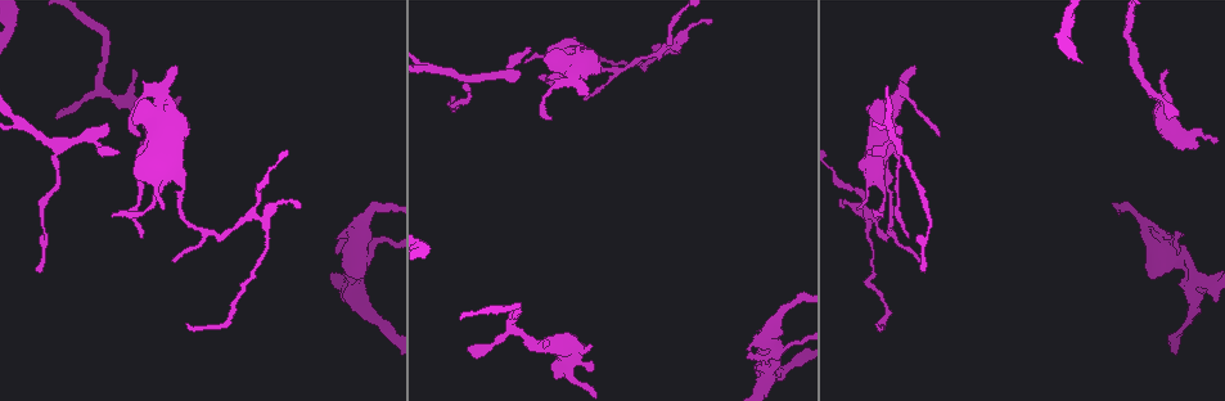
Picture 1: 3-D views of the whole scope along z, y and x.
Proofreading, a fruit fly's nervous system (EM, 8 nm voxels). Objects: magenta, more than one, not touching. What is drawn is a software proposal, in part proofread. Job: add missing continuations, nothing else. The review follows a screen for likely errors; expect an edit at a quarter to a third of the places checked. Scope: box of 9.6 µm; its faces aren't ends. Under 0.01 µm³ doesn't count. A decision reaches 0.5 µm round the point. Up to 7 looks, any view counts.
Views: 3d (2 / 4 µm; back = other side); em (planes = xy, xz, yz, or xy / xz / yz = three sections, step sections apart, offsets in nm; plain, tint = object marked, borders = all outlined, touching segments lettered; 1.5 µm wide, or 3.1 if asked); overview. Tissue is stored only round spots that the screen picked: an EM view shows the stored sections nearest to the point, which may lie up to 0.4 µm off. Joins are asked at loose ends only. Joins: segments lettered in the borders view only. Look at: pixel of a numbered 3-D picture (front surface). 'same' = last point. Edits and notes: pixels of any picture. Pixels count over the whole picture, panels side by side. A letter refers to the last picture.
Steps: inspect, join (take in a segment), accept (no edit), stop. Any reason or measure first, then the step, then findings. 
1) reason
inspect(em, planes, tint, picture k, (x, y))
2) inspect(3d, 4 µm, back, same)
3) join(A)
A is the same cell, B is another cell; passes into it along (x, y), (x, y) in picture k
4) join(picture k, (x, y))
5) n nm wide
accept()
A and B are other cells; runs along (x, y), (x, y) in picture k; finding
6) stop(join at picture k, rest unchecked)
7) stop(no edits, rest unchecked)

free end
inspect(em, planes, plain, picture 1, (1196, 146))

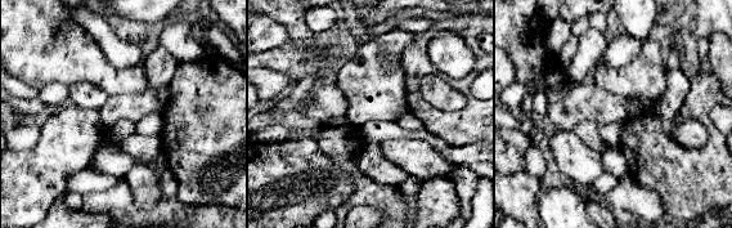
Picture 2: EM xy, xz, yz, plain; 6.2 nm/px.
inspect(em, planes, borders, same)

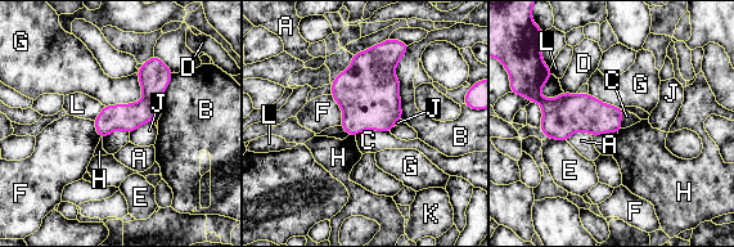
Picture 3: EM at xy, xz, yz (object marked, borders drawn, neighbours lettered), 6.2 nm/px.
accept()
A, B, C, D, E, F, G, H, J, K and L are other cells; border along (390, 131), (361, 130), (355, 135) in picture 3; no lettered segment goes on from it

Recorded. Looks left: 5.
free end
inspect(em, xz, step 4, borders, picture 1, (138, 135))

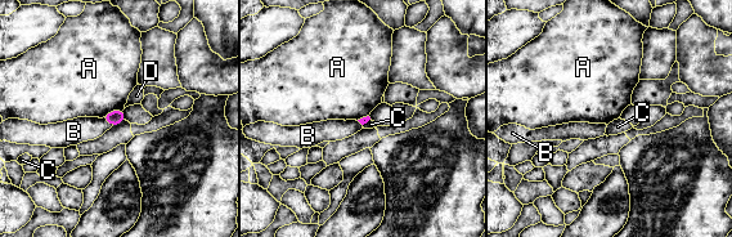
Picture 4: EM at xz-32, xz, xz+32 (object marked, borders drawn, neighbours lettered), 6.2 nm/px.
inspect(em, planes, borders, same)

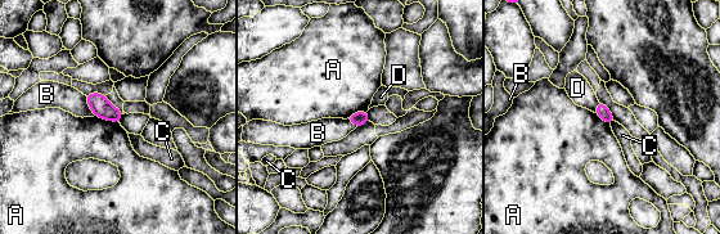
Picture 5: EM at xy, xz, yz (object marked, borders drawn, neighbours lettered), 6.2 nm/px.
accept()
A, B, C and D are other cells; border along (94, 115), (118, 124) in picture 5; no lettered segment goes on from it

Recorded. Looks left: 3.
branch stops here
inspect(3d, 4 µm, picture 1, (545, 345))

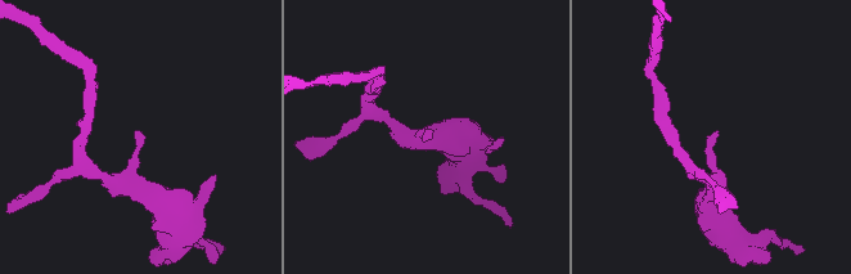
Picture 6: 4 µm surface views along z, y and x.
need the tissue
inspect(em, xy, step 4, borders, picture 6, (135, 132))

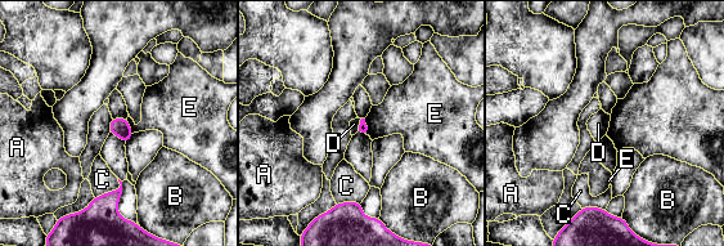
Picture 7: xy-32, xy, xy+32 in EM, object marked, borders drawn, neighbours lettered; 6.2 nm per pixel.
inspect(em, planes, borders, same)

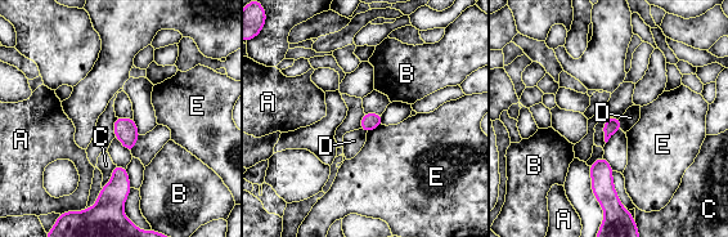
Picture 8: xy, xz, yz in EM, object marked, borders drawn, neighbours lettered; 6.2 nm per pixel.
accept()
A, B, C, D and E are other cells; border along (619, 117), (621, 129) in picture 8; no lettered segment goes on from it

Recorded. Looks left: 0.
stop(no edits, rest unchecked)

